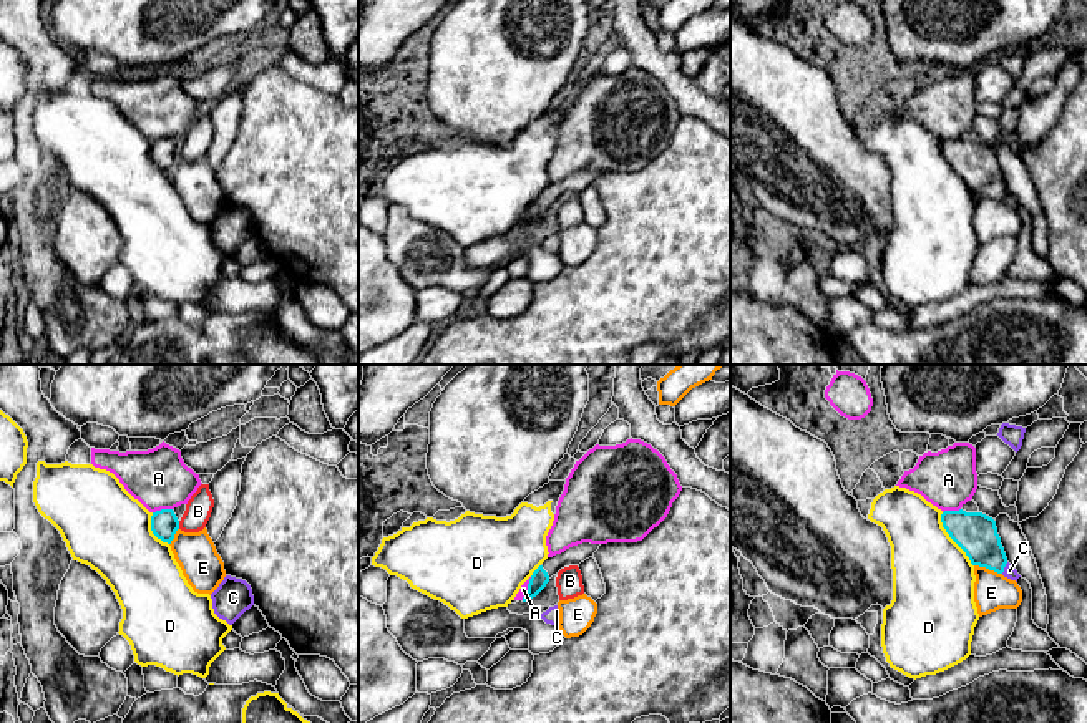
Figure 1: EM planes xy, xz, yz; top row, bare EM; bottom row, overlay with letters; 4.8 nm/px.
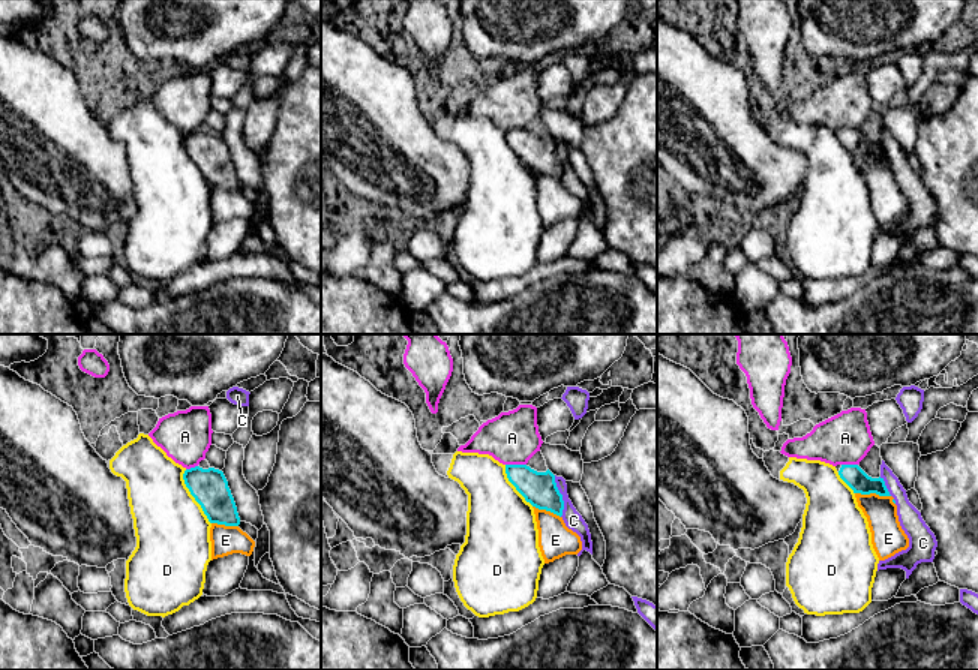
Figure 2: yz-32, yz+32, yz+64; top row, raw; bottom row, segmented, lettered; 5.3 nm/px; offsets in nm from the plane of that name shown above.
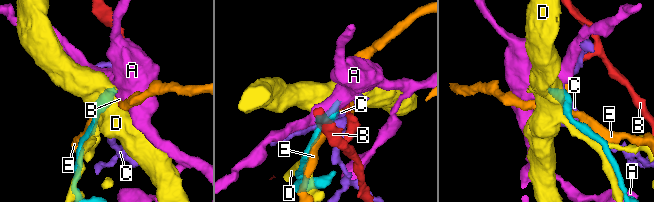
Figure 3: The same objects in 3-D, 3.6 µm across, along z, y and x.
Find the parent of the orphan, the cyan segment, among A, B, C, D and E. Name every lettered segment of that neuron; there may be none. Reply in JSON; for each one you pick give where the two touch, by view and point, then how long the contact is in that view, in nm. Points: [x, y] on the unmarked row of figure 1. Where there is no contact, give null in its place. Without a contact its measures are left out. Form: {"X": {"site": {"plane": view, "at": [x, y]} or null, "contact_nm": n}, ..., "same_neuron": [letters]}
{"same_neuron": []}

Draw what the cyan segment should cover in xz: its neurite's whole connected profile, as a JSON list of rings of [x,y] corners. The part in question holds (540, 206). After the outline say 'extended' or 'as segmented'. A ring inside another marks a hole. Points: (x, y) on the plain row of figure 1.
[[[582,171],[566,177],[561,182],[548,186],[531,204],[528,212],[528,221],[523,226],[523,230],[529,230],[536,226],[549,211],[553,204],[556,204],[561,197],[569,194],[579,194],[586,187],[592,186],[601,172]]]; extended

